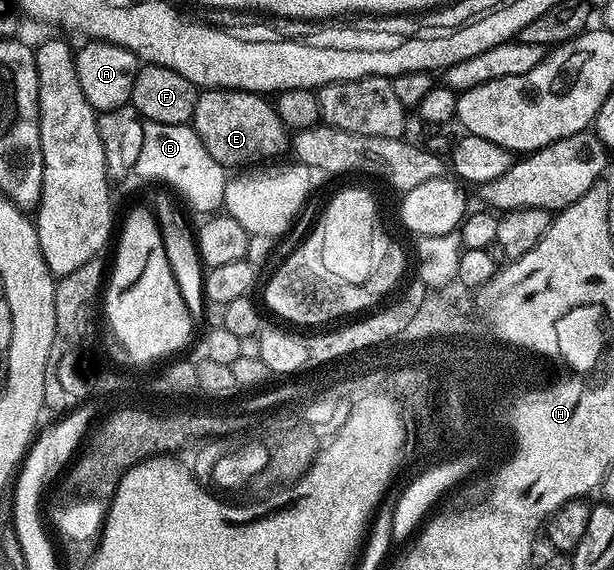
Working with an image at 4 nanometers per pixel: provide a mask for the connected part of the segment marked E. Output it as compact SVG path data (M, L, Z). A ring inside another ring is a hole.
M237 88L202 91L195 102L191 125L211 157L226 170L244 170L276 161L291 148L290 133L277 117L274 105L264 95L255 92L241 92Z

